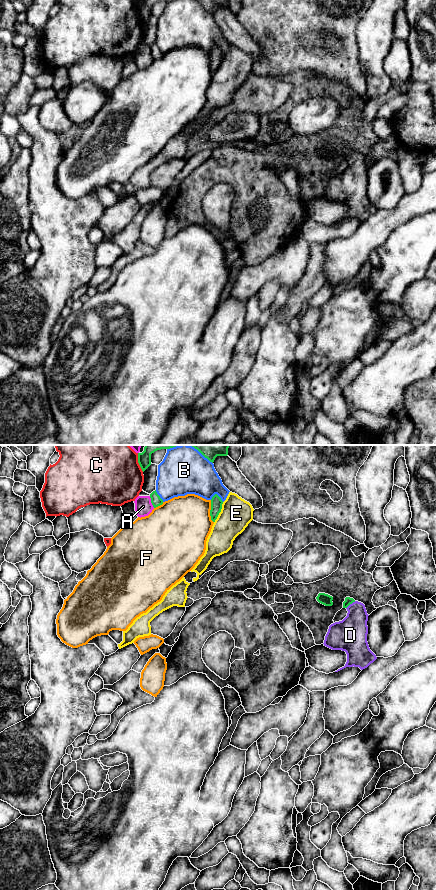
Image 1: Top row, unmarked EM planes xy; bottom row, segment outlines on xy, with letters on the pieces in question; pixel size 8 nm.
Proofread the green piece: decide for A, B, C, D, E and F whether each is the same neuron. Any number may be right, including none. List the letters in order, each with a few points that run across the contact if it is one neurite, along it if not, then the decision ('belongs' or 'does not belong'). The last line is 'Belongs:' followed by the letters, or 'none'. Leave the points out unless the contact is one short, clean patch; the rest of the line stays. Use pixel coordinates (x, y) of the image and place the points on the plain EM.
A: does not belong
B: does not belong
C: does not belong
D: line xy (348, 152), (350, 155), (350, 186); belongs
E: does not belong
F: does not belong
Belongs: D

